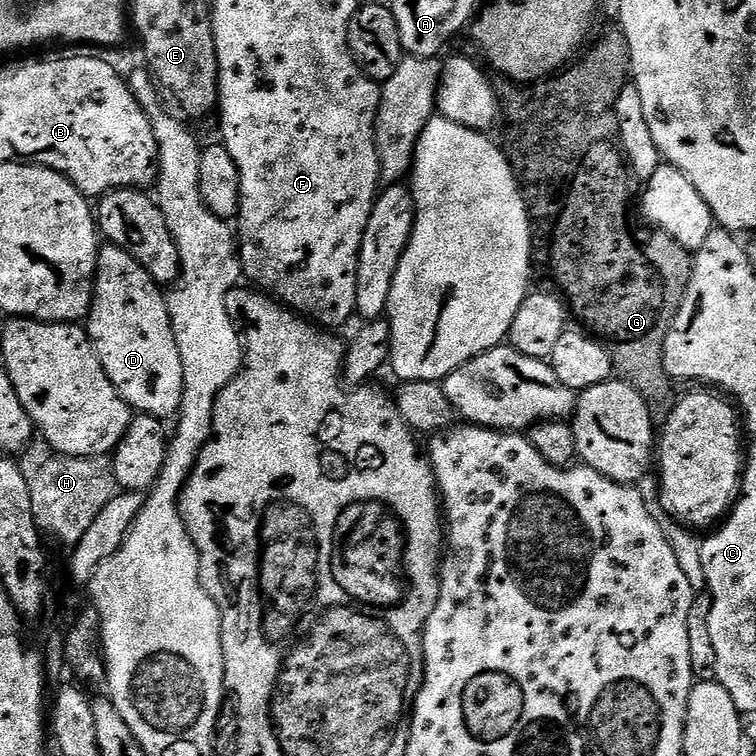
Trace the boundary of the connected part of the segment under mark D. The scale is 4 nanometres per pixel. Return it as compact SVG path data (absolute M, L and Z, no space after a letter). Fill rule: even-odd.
M105 243L98 254L86 331L114 390L118 390L129 408L163 421L179 413L184 397L184 371L165 293L137 260L110 243Z

